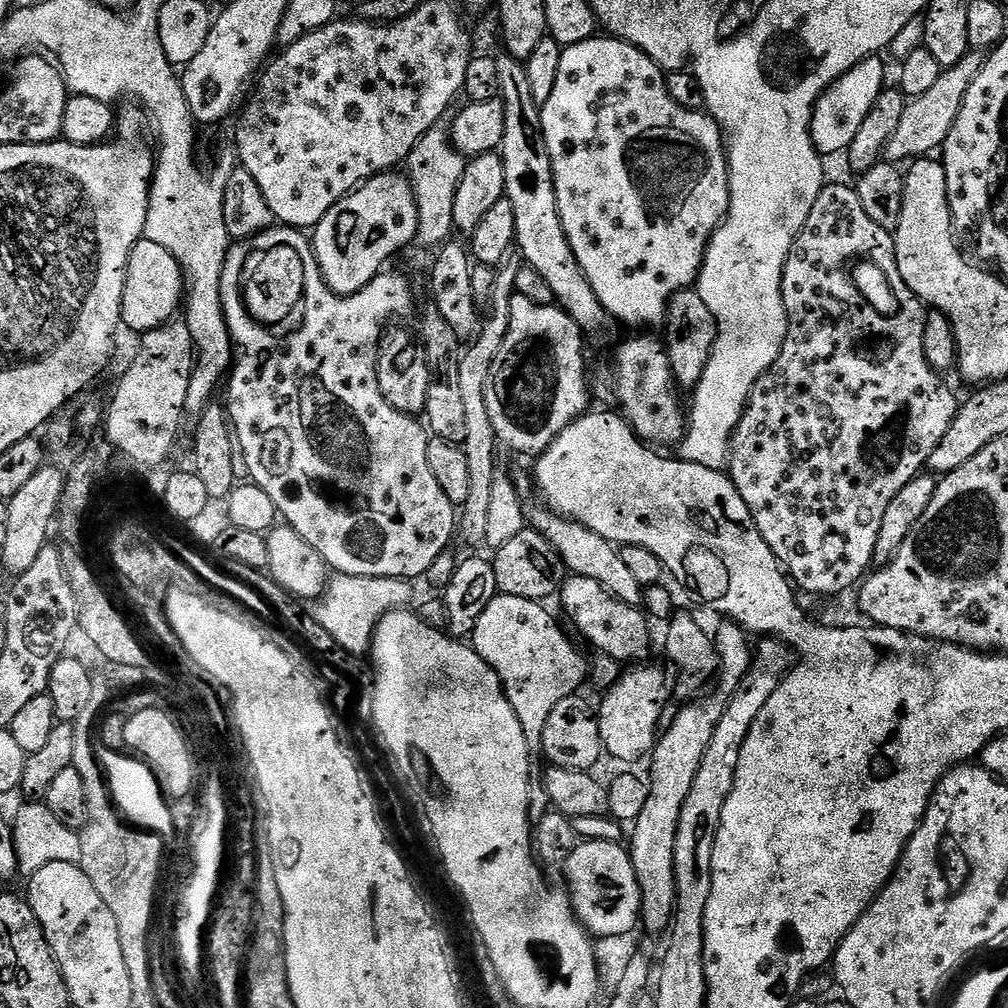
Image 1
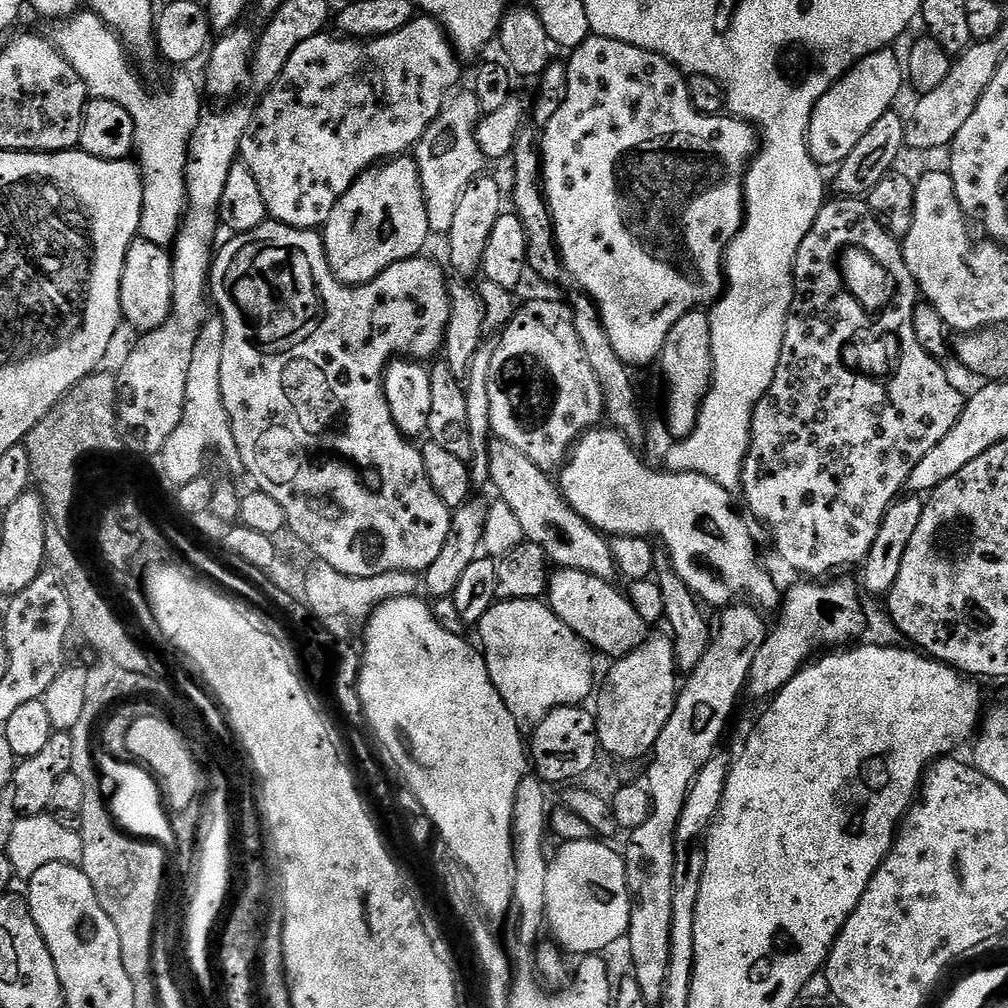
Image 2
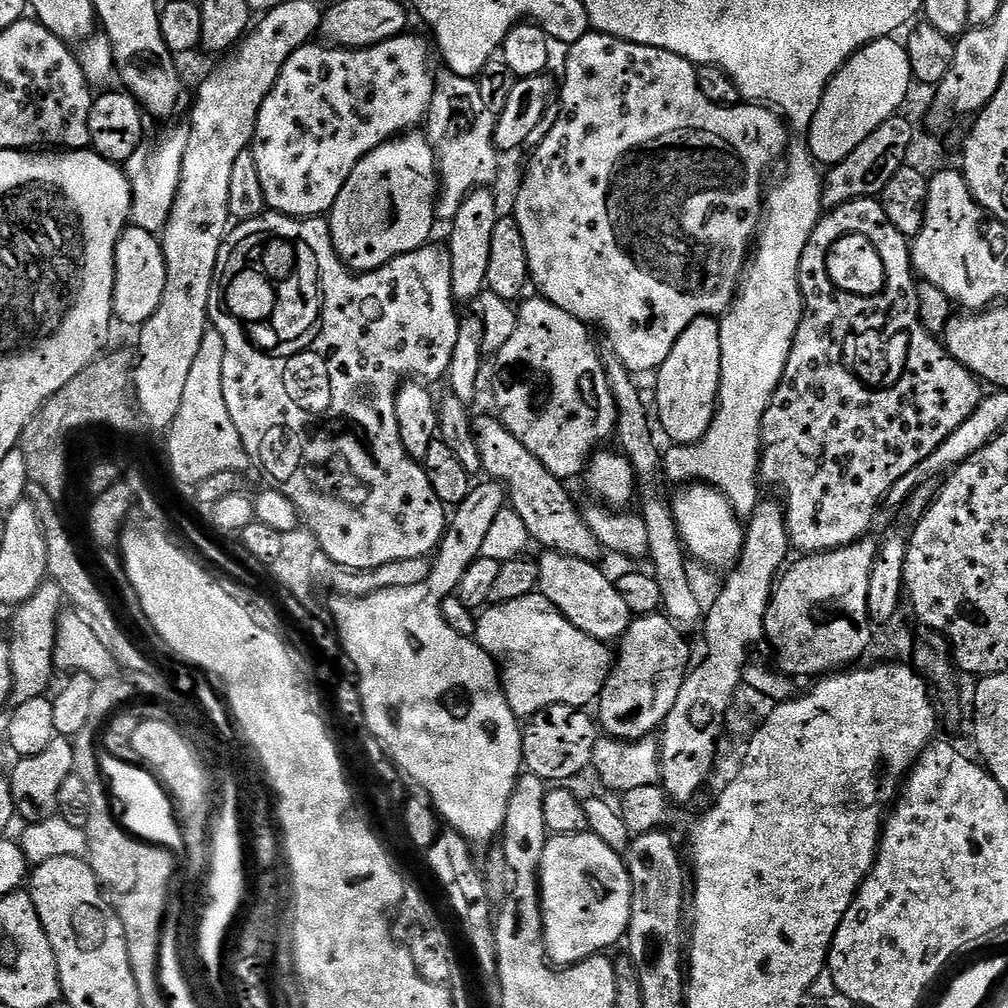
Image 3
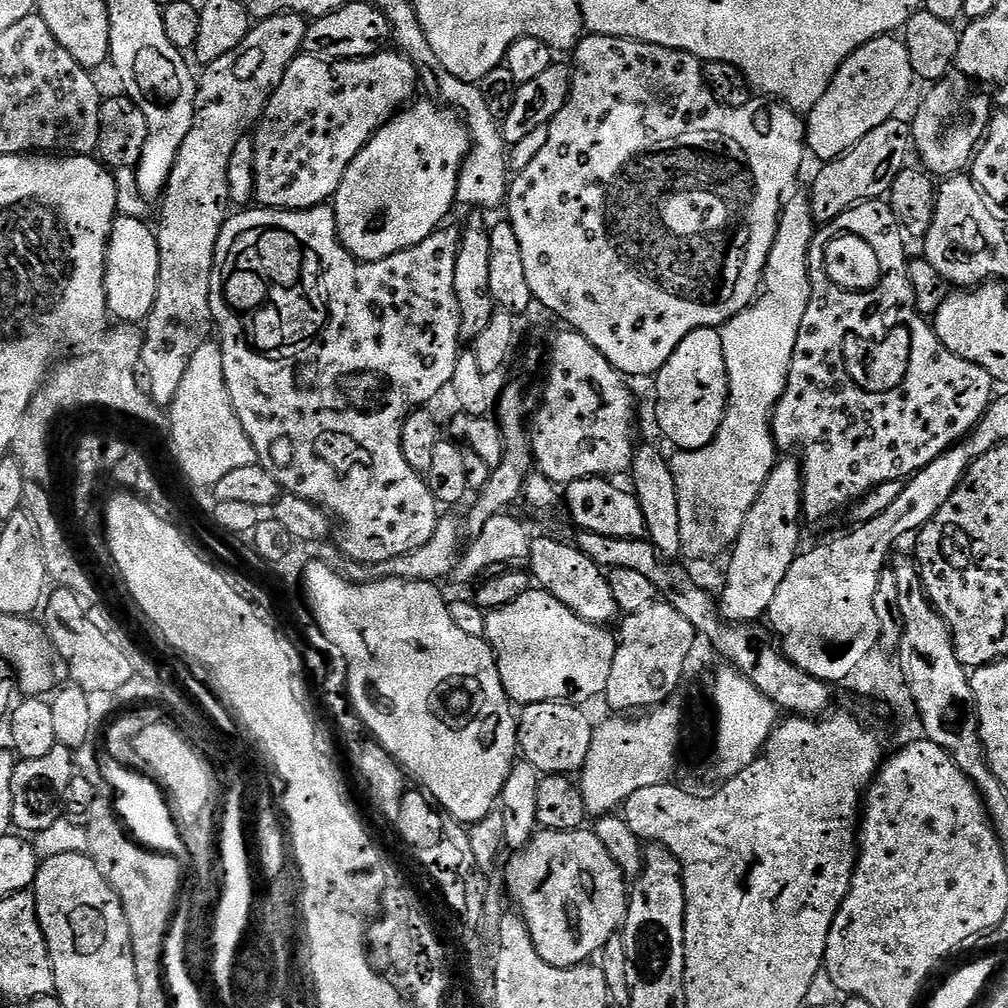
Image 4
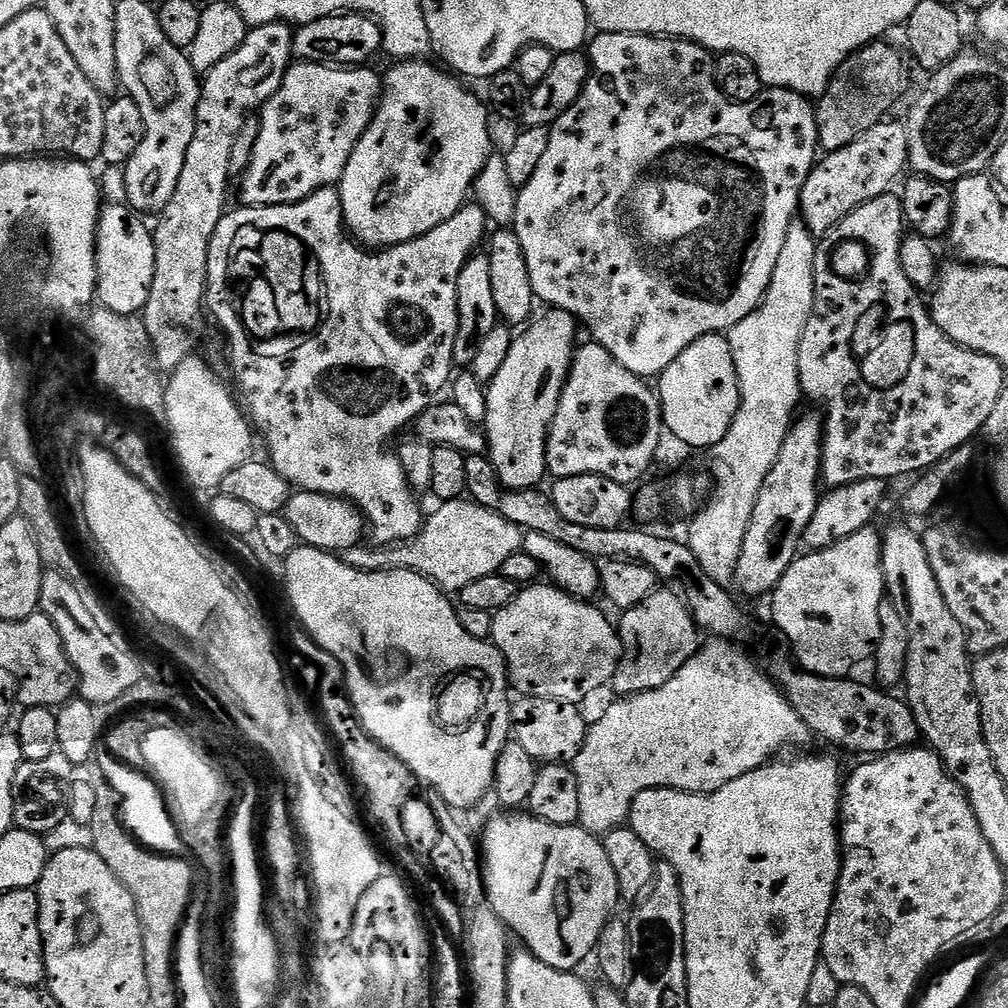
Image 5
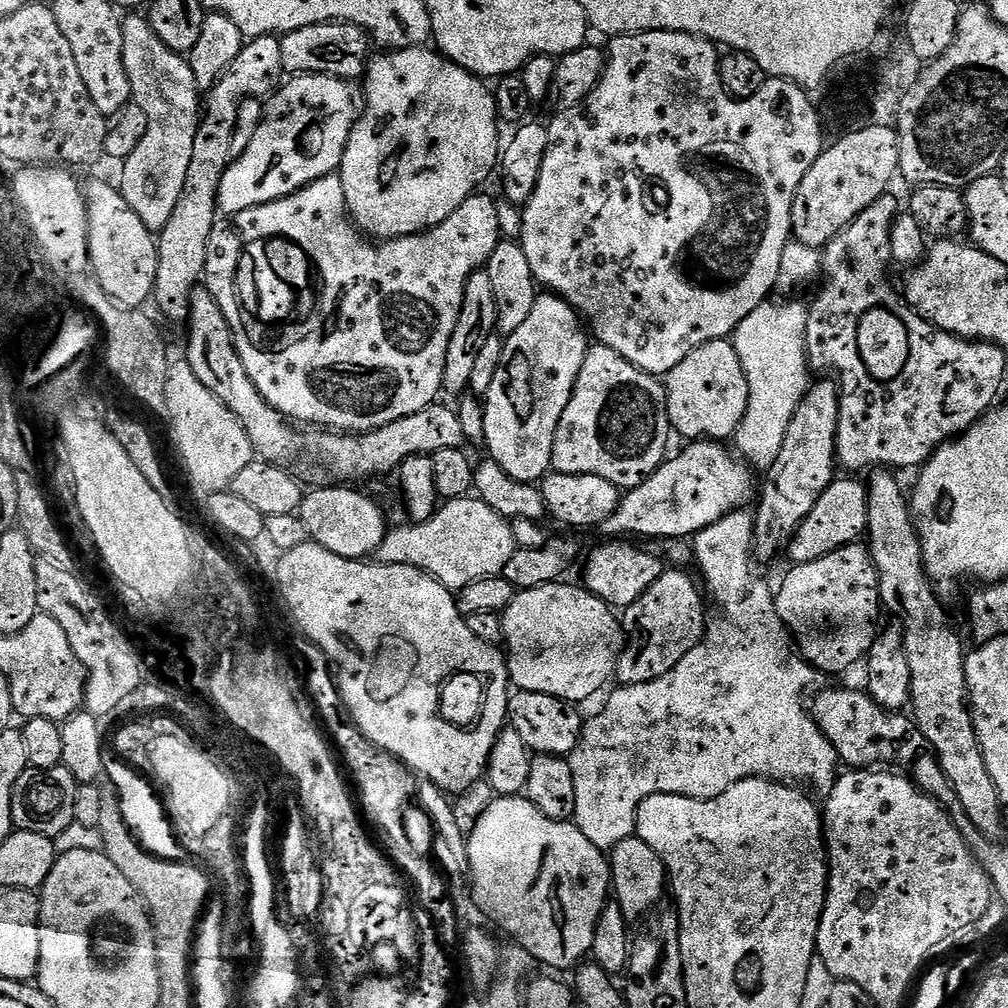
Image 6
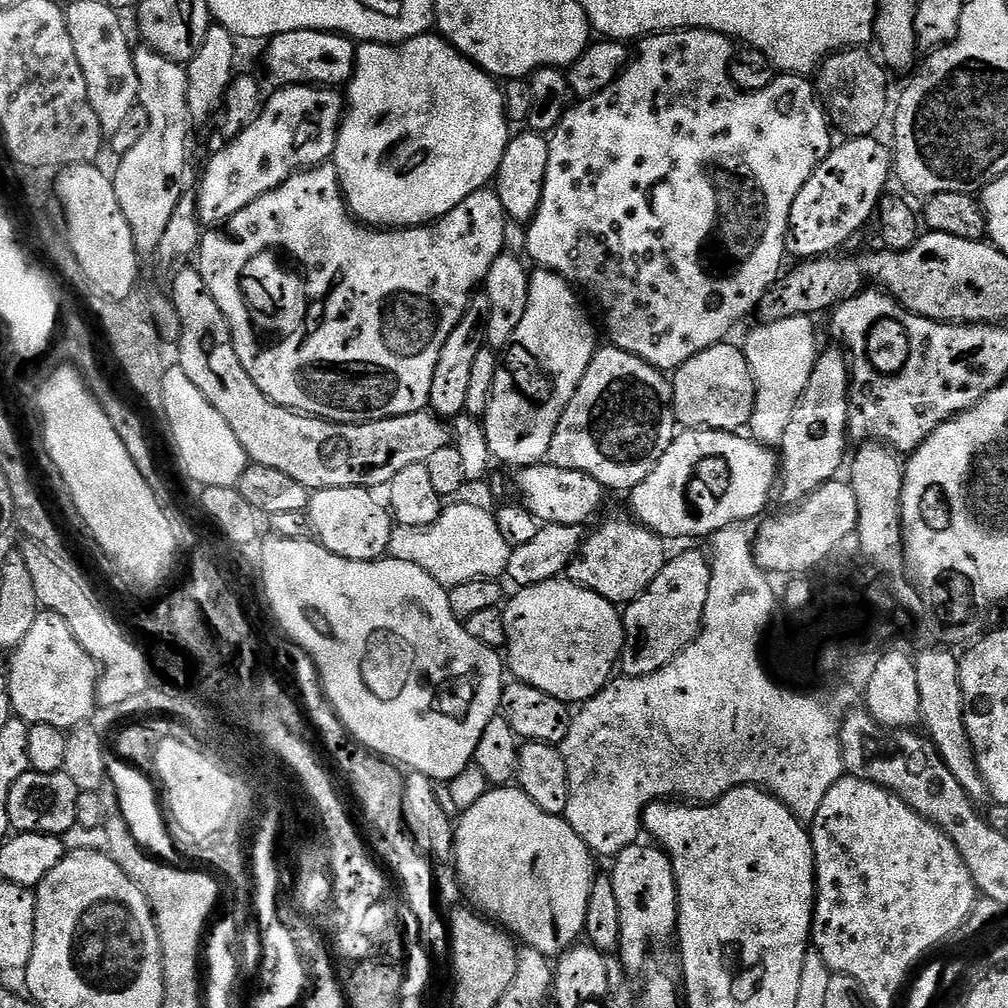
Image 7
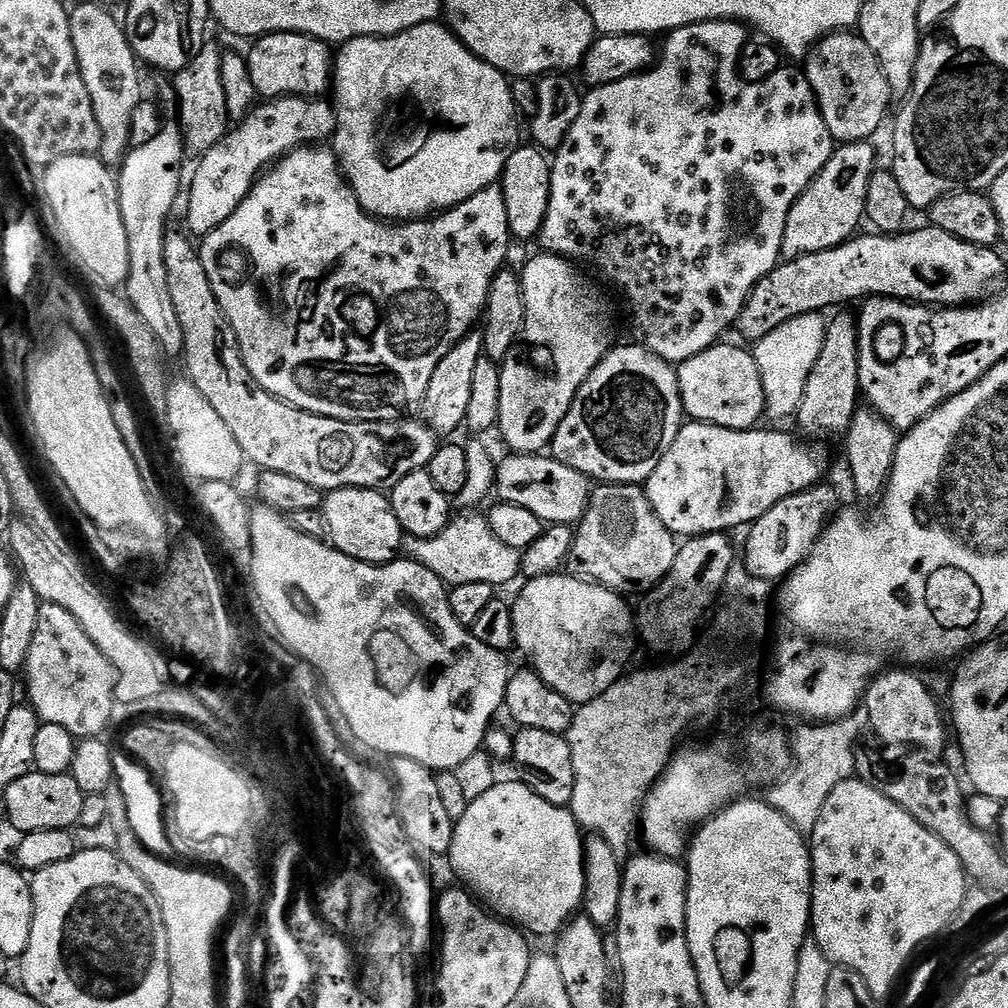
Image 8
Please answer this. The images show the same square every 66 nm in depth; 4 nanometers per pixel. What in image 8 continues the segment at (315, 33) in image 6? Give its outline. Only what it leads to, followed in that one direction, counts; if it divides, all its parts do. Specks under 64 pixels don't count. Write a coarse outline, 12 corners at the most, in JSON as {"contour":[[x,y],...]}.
{"contour":[[269,32],[246,52],[257,97],[329,95],[324,39]]}

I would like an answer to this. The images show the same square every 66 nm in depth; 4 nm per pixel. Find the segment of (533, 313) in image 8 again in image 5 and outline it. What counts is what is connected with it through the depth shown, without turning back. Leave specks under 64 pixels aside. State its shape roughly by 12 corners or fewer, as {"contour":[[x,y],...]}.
{"contour":[[555,310],[487,385],[496,480],[535,489],[578,322]]}

